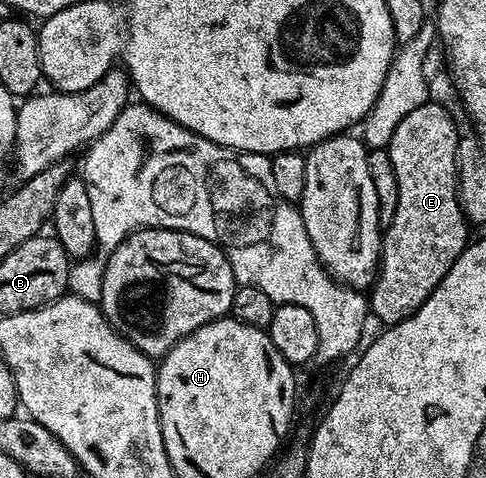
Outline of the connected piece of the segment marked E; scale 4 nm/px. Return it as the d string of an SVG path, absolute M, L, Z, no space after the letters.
M429 101L418 105L394 129L394 137L386 148L390 157L390 165L394 165L394 177L398 177L398 209L394 209L394 221L382 235L382 254L380 269L376 282L370 288L370 311L381 319L381 324L391 325L398 321L406 321L422 304L430 293L446 277L446 273L454 265L470 242L468 230L470 224L465 219L458 197L458 177L456 176L456 154L461 132L456 131L456 123L452 115L440 103Z

